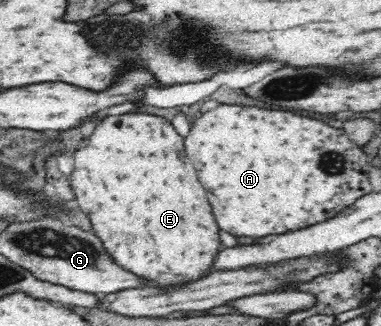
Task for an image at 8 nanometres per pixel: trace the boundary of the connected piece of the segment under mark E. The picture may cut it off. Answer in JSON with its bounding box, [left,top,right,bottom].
[71,112,223,286]

